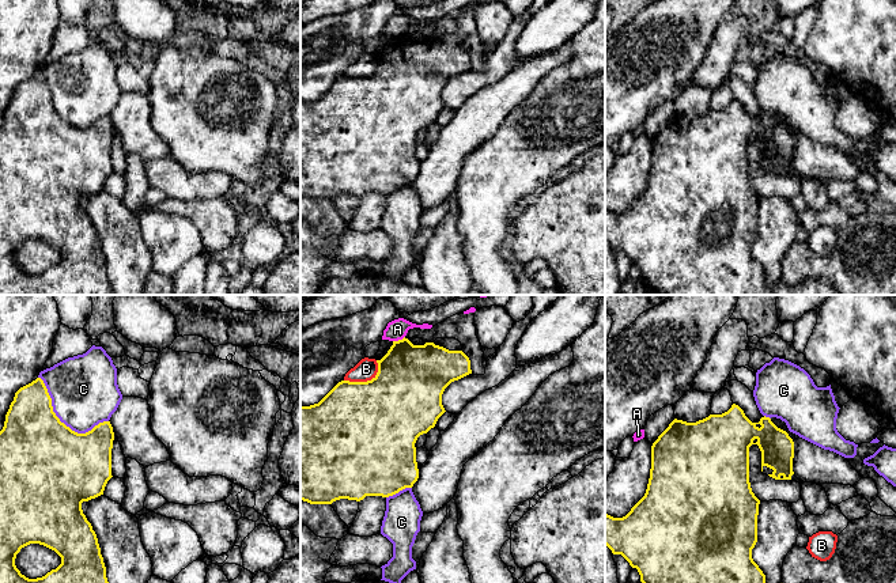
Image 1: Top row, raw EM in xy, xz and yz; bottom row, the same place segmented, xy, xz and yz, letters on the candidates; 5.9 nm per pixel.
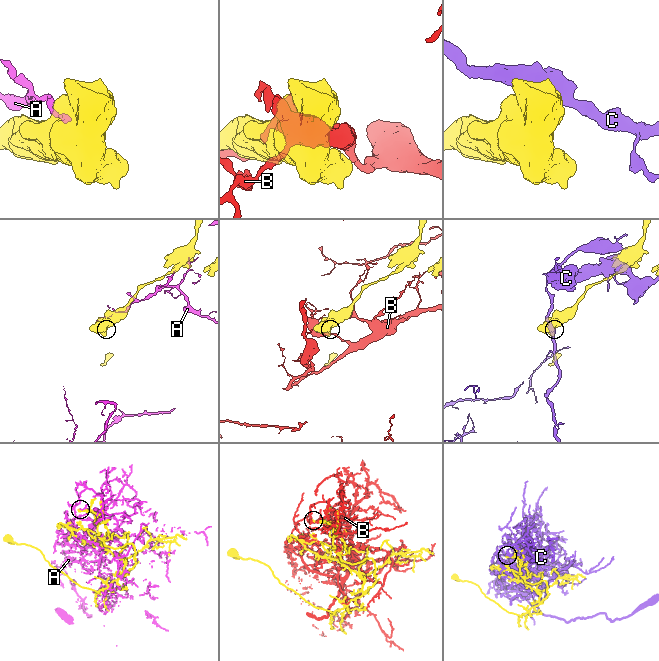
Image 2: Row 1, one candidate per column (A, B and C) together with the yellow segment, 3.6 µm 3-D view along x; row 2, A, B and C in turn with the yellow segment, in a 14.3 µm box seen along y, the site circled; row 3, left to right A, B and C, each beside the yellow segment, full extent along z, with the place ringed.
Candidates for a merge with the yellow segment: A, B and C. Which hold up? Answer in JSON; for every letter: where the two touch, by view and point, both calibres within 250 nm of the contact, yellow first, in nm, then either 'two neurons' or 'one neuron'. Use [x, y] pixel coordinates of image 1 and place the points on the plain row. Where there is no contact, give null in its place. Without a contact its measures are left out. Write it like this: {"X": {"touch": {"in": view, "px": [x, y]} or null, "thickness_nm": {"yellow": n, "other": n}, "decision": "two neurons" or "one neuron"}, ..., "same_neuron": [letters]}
{"A": {"touch": {"in": "xz", "px": [399, 36]}, "thickness_nm": {"yellow": 400, "other": 120}, "decision": "two neurons"}, "B": {"touch": {"in": "xz", "px": [367, 76]}, "thickness_nm": {"yellow": 500, "other": 120}, "decision": "two neurons"}, "C": {"touch": {"in": "xy", "px": [63, 118]}, "thickness_nm": {"yellow": 500, "other": 400}, "decision": "two neurons"}, "same_neuron": []}

